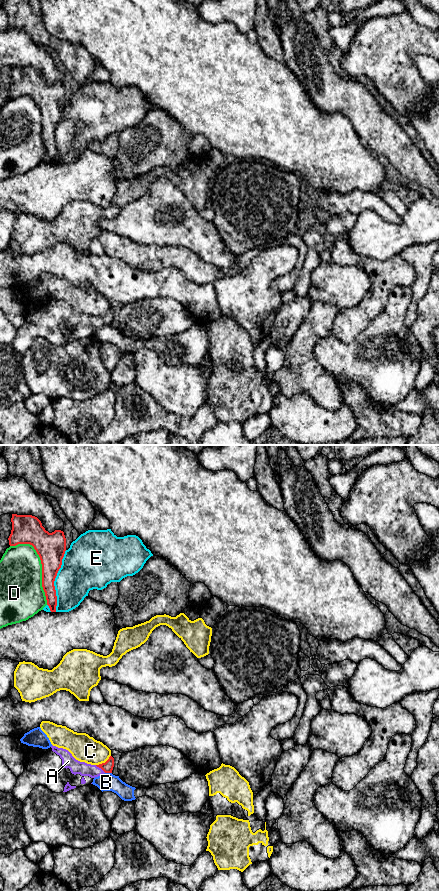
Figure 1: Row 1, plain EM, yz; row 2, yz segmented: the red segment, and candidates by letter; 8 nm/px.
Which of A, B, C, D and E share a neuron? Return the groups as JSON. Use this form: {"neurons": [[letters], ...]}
{"neurons": [["A"], ["B"], ["C"], ["D"], ["E"]]}

